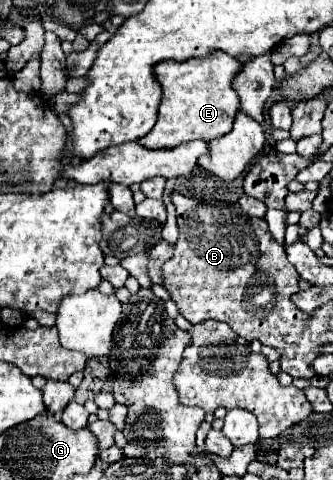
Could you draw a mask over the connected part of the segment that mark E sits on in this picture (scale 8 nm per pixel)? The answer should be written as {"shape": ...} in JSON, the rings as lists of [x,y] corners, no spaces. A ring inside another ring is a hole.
{"shape":[[[213,51],[205,57],[195,57],[187,61],[161,61],[155,65],[155,75],[161,83],[163,97],[159,105],[159,117],[155,127],[139,139],[141,145],[149,149],[171,149],[181,143],[195,139],[211,141],[231,131],[231,125],[241,109],[237,91],[231,81],[243,69],[243,63],[237,57],[227,55],[225,51]]]}

